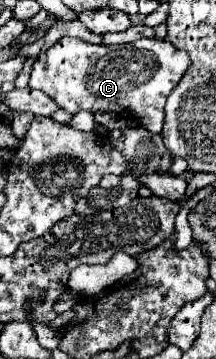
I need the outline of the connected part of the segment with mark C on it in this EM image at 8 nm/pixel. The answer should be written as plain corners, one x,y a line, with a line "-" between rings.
66,38
34,60
28,86
42,90
58,104
58,108
70,114
80,110
112,112
136,120
152,134
160,134
166,98
188,68
190,58
186,52
180,52
166,40
144,38
124,44
122,48
110,48
104,44
88,44
78,38

